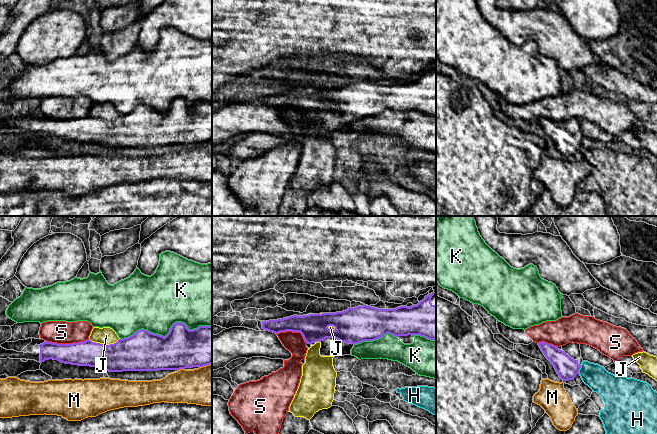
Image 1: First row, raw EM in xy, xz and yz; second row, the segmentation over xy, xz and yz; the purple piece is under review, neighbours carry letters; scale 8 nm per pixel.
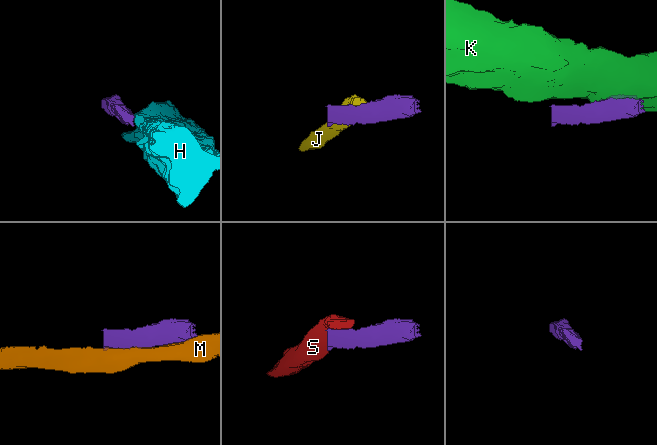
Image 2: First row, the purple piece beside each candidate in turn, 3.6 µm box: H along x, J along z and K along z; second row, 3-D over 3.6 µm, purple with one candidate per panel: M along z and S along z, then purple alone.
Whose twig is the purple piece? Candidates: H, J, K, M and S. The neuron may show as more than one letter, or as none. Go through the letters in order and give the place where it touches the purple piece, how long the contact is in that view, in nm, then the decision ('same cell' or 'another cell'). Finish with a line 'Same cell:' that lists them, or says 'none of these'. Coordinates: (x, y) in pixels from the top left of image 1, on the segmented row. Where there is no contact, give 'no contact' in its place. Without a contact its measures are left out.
H: meets purple in yz at (579, 369); contact 80 nm long; another cell
J: meets purple in xy at (104, 344); contact 240 nm long; another cell
K: meets purple in xy at (168, 333); contact 750 nm long; another cell
M: meets purple in xy at (181, 368); contact 60 nm long; another cell
S: meets purple in xy at (67, 344); contact 340 nm long; another cell
Same cell: none of these

